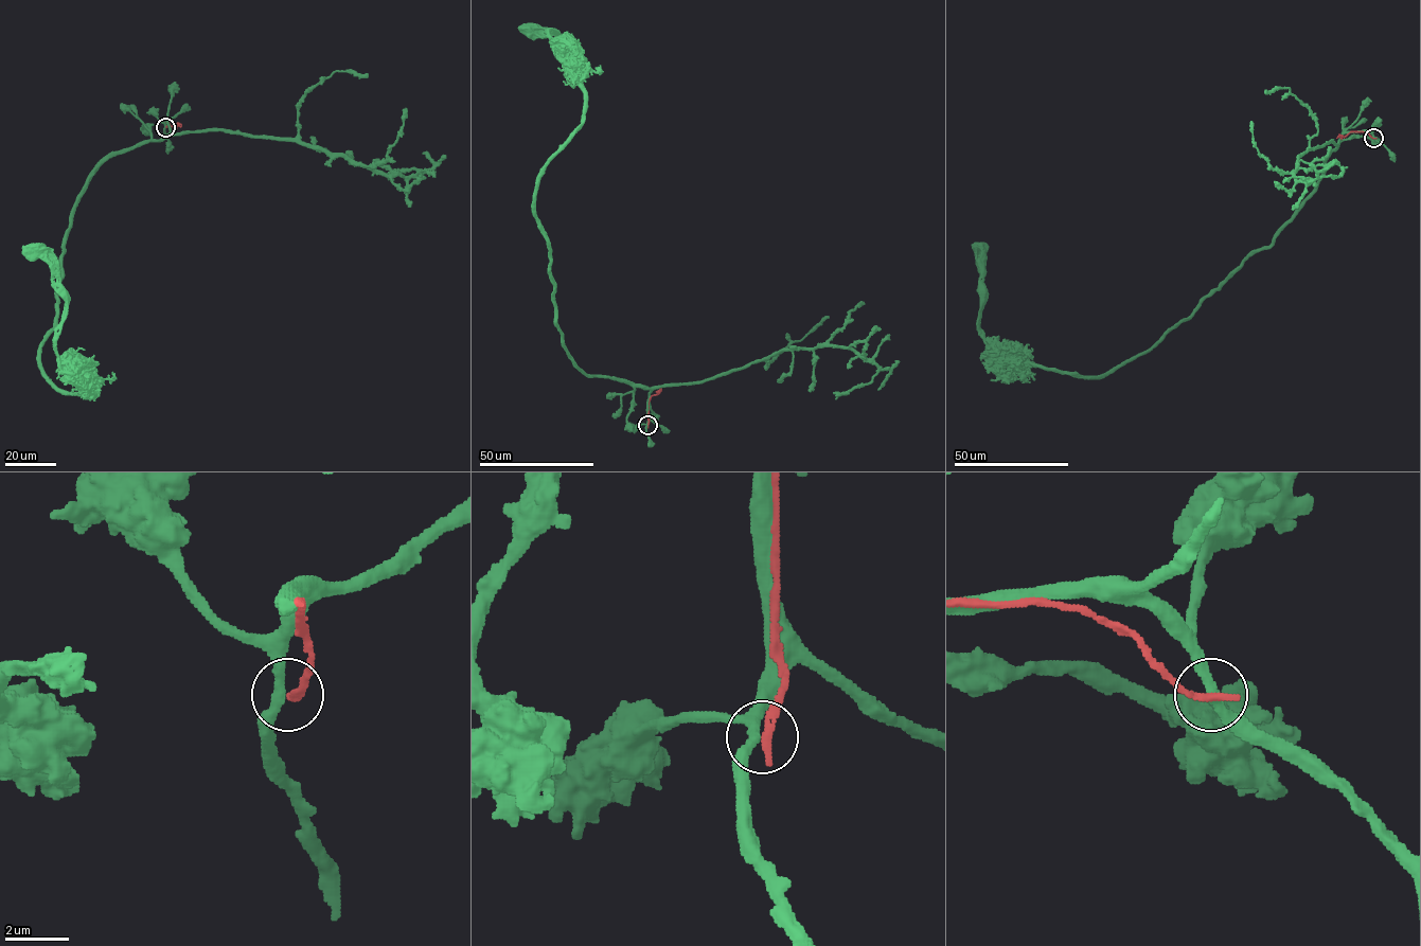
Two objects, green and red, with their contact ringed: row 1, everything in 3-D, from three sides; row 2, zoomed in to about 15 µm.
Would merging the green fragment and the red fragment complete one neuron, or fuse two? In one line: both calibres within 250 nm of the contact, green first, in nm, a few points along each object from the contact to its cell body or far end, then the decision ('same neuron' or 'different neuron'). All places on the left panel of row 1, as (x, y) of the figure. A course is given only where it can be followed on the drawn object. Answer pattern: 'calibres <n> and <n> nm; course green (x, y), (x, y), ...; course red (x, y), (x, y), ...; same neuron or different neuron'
calibres 300 and 280 nm; course green (165, 127), (99, 166), (64, 246), (40, 368), (87, 392), (59, 360), (66, 291), (36, 245); course red (165, 127), (166, 120), (171, 126), (179, 124), (180, 127); different neuron

